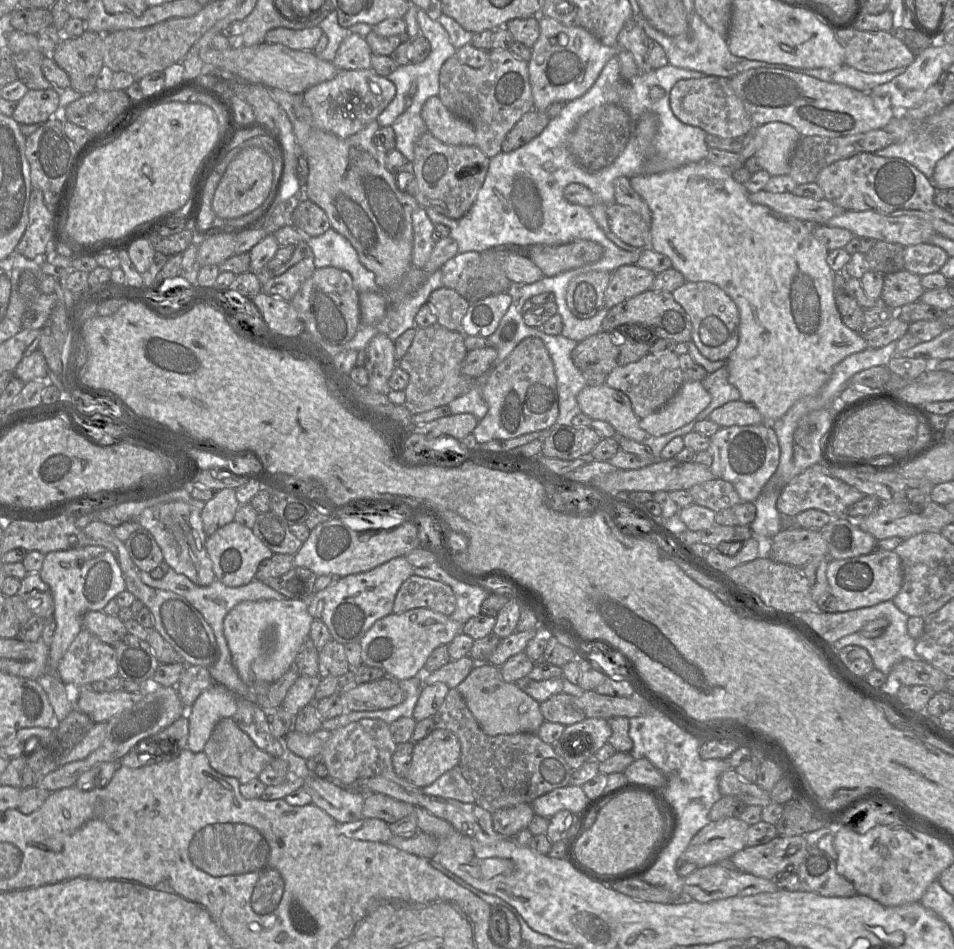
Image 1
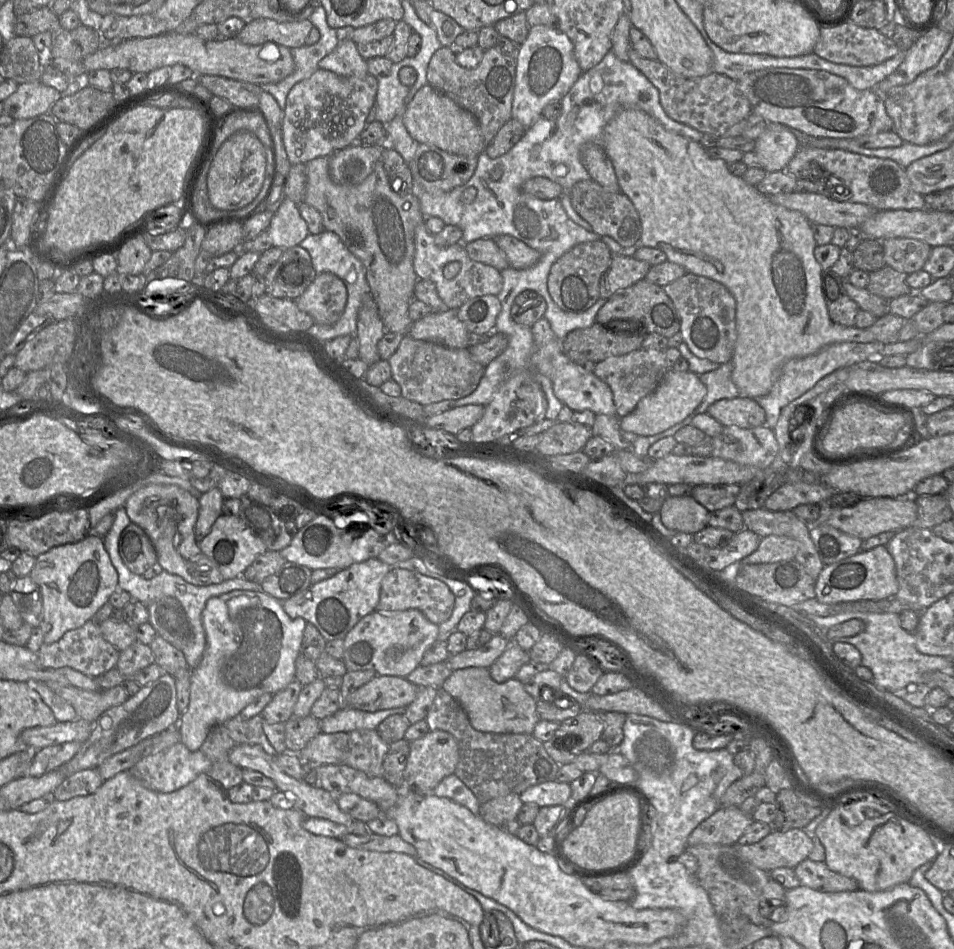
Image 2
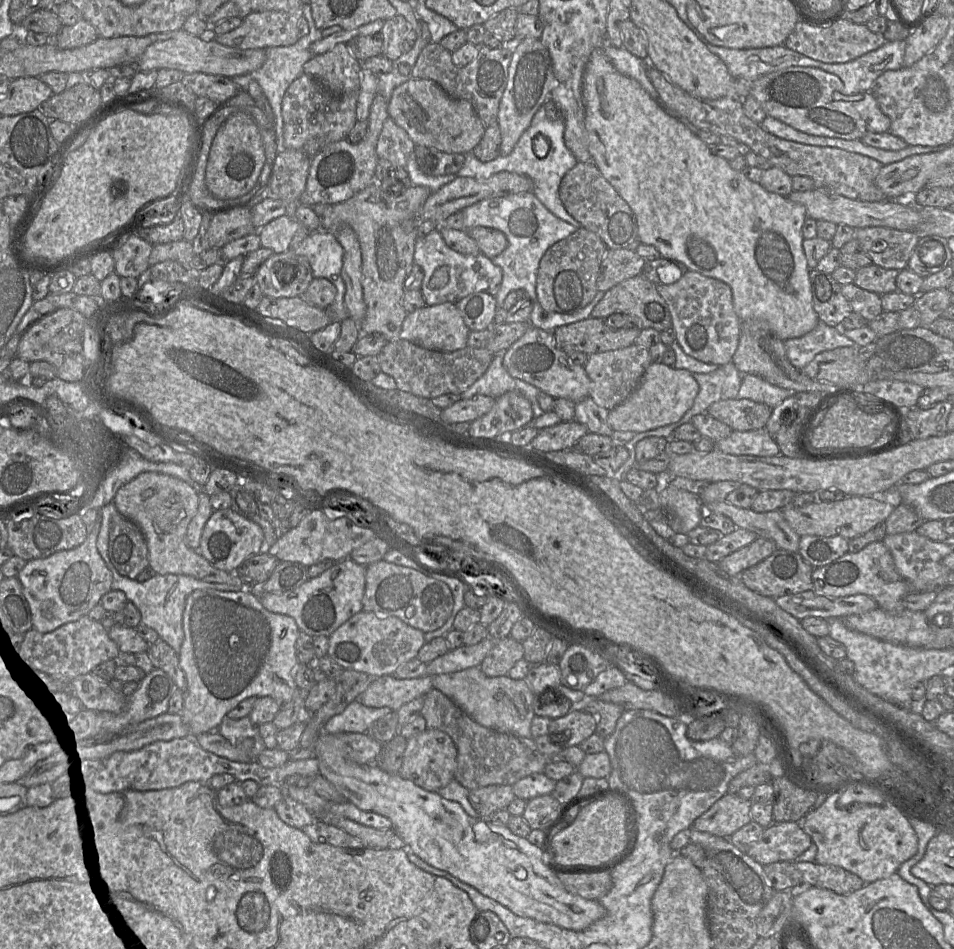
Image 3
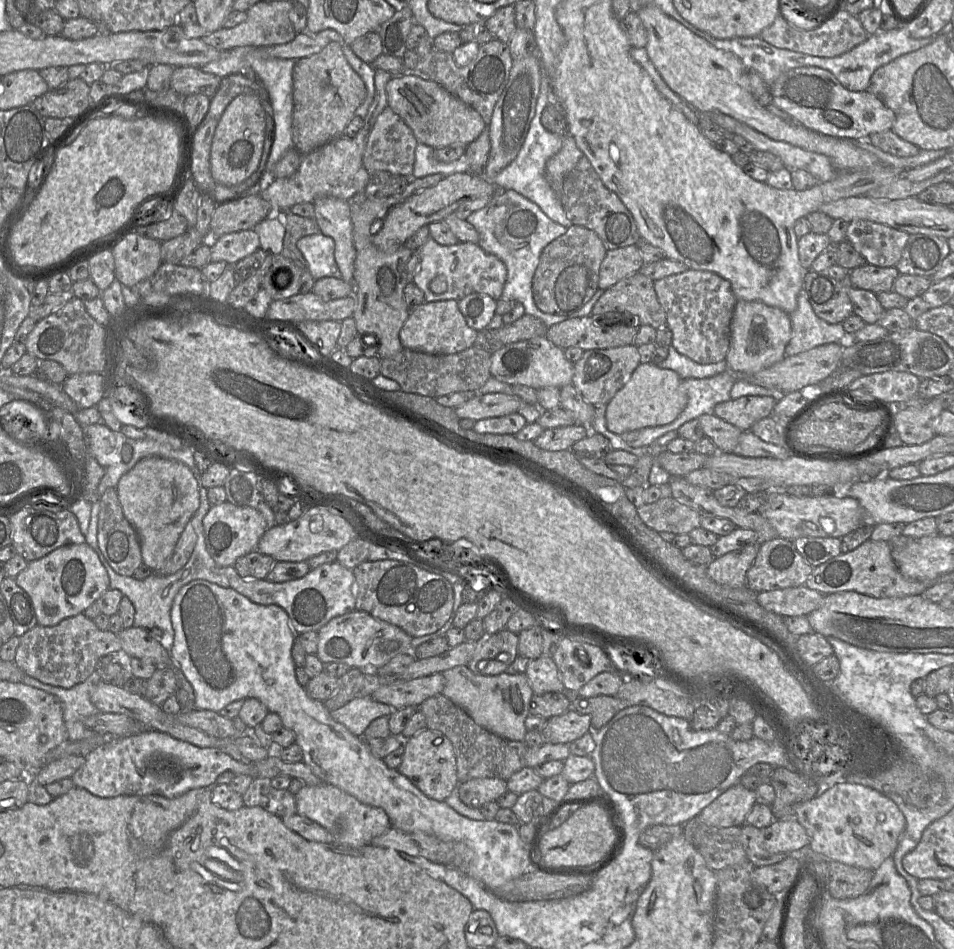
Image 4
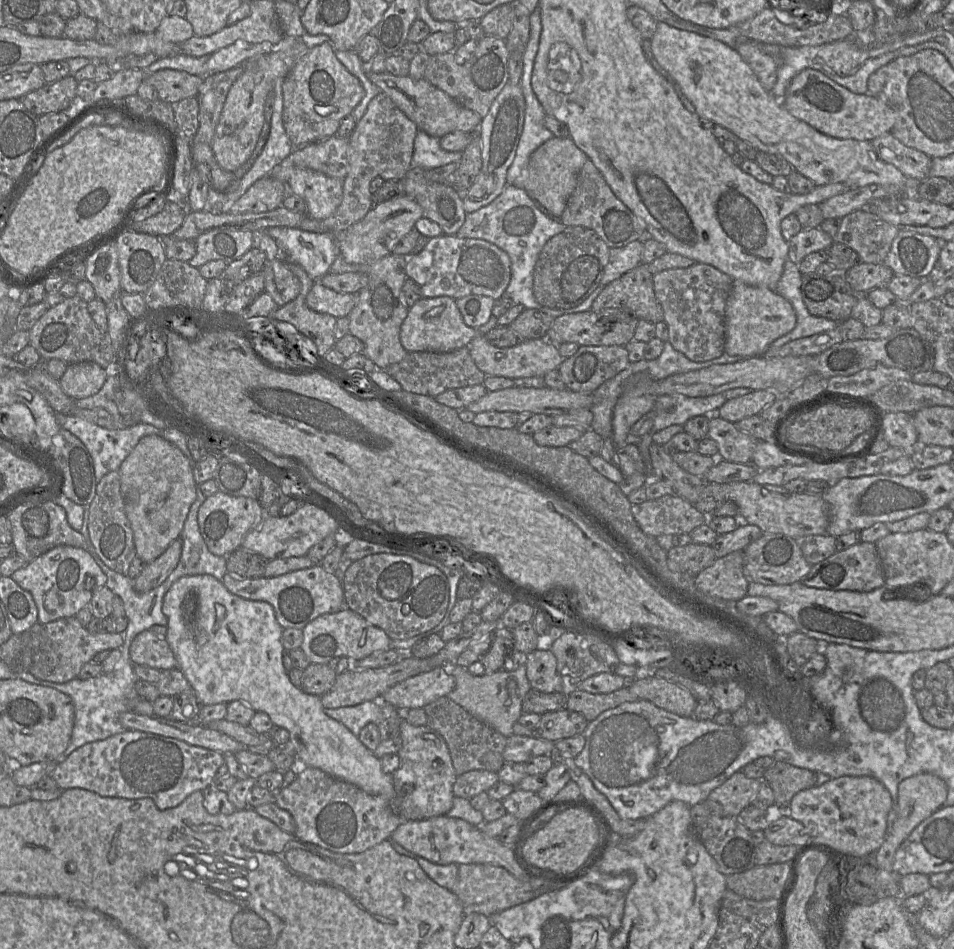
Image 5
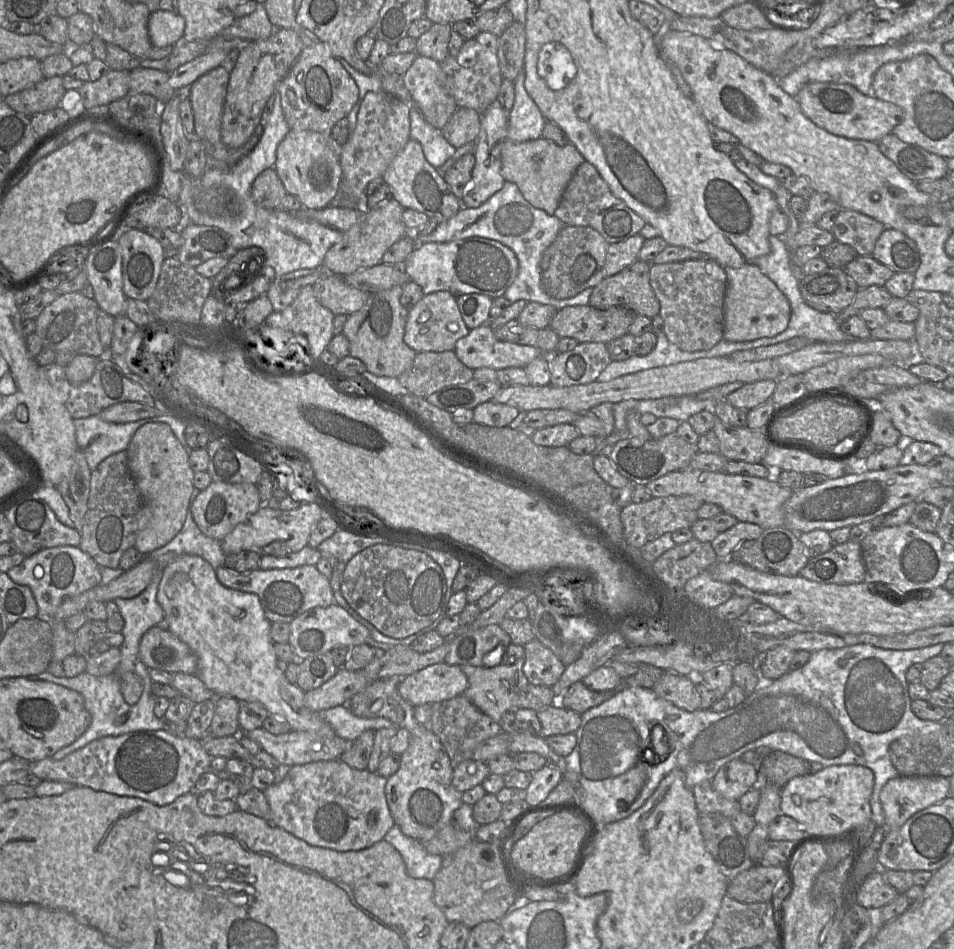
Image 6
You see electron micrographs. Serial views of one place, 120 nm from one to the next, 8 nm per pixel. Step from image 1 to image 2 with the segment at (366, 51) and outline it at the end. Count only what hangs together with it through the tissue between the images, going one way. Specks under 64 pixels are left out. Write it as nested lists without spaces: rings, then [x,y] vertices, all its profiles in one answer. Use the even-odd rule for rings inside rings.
[[[351,39],[341,40],[331,53],[319,61],[318,68],[346,77],[368,74],[367,60],[360,55],[357,44]]]

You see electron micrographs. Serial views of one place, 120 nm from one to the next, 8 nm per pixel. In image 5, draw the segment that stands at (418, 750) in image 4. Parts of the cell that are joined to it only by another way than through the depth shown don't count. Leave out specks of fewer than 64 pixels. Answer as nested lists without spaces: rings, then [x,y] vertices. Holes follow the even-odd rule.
[[[402,719],[400,724],[400,736],[402,746],[397,753],[400,758],[400,765],[392,774],[395,790],[392,806],[395,814],[402,821],[419,821],[446,815],[453,806],[453,786],[457,775],[445,740],[434,729],[426,725],[413,726],[405,719]]]

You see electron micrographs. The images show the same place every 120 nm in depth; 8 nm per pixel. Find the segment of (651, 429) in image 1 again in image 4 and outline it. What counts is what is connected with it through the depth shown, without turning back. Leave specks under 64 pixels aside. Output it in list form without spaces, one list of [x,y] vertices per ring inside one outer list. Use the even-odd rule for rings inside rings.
[[[640,363],[629,381],[606,405],[607,428],[618,435],[645,427],[662,426],[673,422],[687,405],[683,379],[673,370],[653,363]]]

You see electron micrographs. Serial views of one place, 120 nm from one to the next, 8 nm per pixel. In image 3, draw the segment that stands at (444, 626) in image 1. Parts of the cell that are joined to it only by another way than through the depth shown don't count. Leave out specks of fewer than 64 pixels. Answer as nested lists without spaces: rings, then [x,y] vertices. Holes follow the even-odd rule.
[[[362,610],[329,636],[327,656],[344,669],[379,678],[392,675],[398,667],[417,658],[419,650],[425,644],[424,635],[423,631],[406,624],[398,617]]]

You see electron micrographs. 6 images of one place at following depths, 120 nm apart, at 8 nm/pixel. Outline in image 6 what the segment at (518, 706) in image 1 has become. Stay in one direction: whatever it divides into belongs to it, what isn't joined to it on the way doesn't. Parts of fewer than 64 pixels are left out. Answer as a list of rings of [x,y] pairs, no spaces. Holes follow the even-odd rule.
[[[524,656],[511,665],[504,663],[494,667],[459,665],[468,678],[468,687],[462,695],[498,723],[505,712],[515,709],[516,696],[529,683],[523,673],[523,665]]]

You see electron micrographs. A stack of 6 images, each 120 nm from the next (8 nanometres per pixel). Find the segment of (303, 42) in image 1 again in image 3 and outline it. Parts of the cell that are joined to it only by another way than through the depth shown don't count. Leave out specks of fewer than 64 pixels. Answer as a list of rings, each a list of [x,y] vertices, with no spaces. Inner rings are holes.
[[[303,6],[289,11],[254,11],[236,29],[215,40],[225,46],[240,49],[266,49],[290,46],[299,40],[298,22]]]

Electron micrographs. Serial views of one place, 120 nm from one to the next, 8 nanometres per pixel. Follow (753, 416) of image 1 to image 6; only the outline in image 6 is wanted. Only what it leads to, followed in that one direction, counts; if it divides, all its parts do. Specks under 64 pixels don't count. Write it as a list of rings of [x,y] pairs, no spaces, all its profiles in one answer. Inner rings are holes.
[[[772,379],[746,383],[730,393],[726,400],[734,407],[750,410],[770,401],[777,383],[778,380]]]

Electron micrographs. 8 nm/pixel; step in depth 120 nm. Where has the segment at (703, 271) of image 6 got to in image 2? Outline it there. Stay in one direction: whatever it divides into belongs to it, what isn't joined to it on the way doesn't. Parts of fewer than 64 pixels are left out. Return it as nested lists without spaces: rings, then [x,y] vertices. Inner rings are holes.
[[[688,272],[663,289],[680,316],[680,334],[689,350],[698,358],[720,365],[731,362],[737,332],[736,301],[730,291],[717,281]]]

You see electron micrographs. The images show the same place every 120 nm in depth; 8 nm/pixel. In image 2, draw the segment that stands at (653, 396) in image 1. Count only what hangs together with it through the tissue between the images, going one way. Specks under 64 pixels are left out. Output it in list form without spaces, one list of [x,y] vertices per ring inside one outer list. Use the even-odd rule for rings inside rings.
[[[641,348],[596,363],[593,373],[610,387],[616,415],[622,418],[631,413],[644,397],[657,389],[669,370],[670,363],[667,361],[665,350]]]

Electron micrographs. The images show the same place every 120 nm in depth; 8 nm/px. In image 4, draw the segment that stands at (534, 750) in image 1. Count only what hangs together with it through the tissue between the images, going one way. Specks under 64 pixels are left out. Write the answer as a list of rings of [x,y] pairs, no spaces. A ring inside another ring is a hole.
[[[442,694],[423,701],[418,710],[425,716],[426,728],[439,731],[452,743],[458,777],[458,785],[476,778],[508,780],[514,773],[525,767],[528,746],[524,741],[501,738],[476,724],[460,707]]]

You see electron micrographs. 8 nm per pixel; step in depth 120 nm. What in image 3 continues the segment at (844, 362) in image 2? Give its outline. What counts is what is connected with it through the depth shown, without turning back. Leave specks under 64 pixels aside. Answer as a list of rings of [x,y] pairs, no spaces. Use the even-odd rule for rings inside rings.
[[[820,320],[813,330],[801,337],[785,340],[784,345],[788,360],[799,370],[823,351],[839,347],[857,347],[841,332],[840,327],[828,326]],[[743,374],[736,399],[750,399],[774,408],[792,395],[792,390],[773,385],[753,374]]]

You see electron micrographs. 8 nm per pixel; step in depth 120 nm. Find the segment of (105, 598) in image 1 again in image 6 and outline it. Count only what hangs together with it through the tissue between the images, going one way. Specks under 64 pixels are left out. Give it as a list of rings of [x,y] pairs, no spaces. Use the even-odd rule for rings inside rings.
[[[57,546],[26,556],[23,562],[7,571],[17,584],[28,586],[39,608],[37,617],[50,621],[64,599],[79,595],[101,583],[100,565],[80,547]]]

